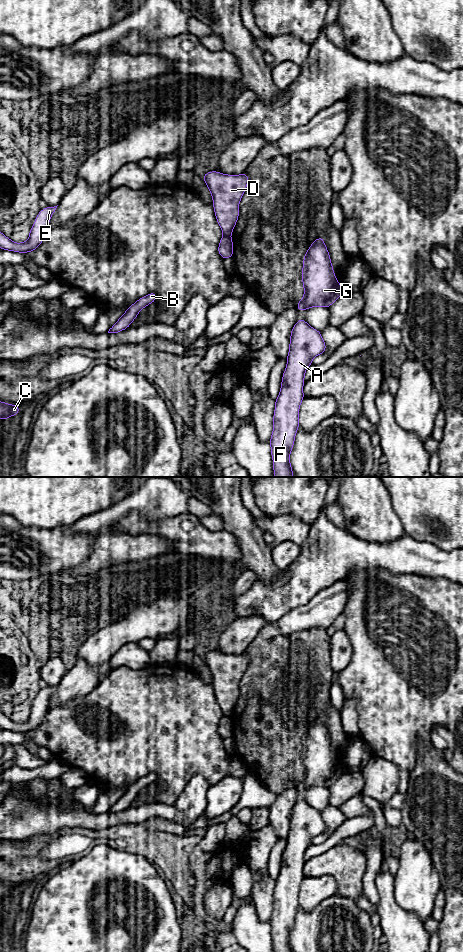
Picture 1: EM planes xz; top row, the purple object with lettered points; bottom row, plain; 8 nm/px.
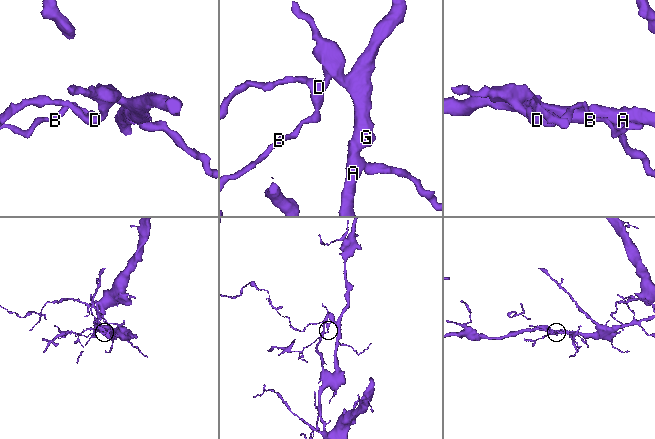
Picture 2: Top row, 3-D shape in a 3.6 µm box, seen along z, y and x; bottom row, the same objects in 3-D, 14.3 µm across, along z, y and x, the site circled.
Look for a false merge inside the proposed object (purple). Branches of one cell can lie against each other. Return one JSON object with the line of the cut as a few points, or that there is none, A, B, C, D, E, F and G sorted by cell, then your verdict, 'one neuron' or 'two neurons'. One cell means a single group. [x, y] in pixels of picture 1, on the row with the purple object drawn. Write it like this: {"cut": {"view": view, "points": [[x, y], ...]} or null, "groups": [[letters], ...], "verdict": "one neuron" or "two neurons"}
{"cut": {"view": "xz", "points": [[224, 235], [229, 236]]}, "groups": [["A", "D", "E", "F", "G"], ["B", "C"]], "verdict": "two neurons"}

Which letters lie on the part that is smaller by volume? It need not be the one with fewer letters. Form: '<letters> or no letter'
B, C

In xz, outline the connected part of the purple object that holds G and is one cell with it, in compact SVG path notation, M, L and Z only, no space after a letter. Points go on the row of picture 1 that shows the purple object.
M324 237L313 241L303 258L304 296L295 307L299 311L319 306L329 308L344 292L337 281Z

